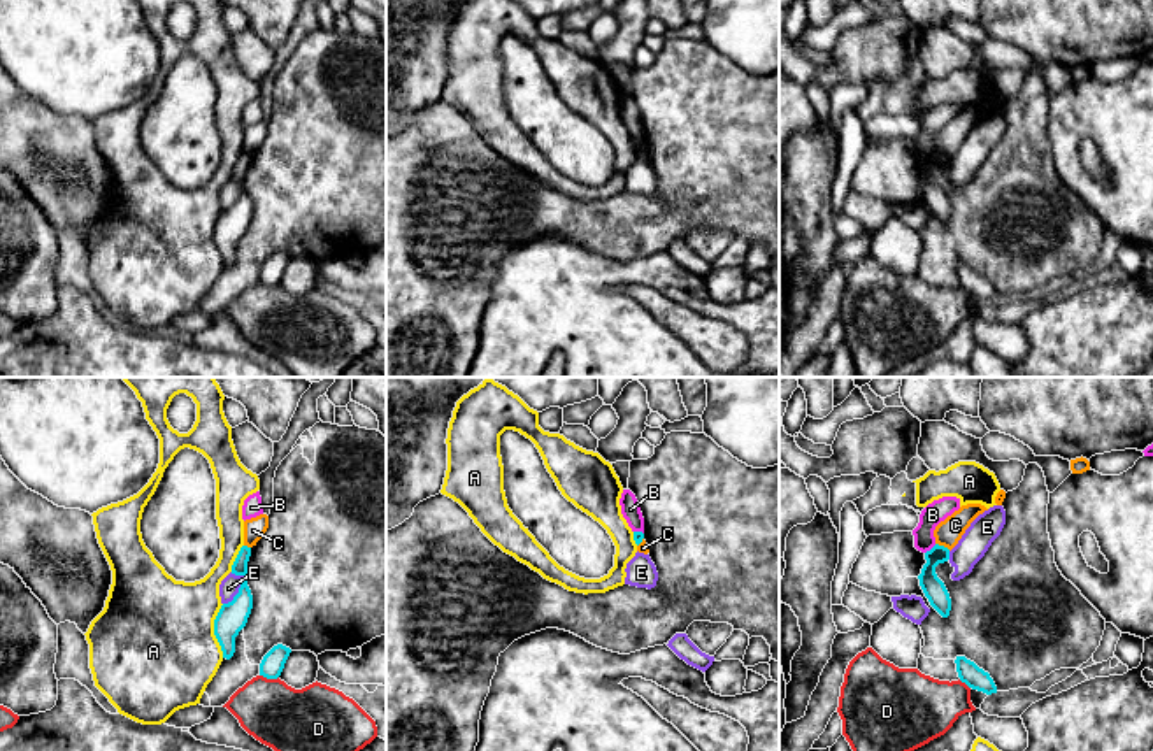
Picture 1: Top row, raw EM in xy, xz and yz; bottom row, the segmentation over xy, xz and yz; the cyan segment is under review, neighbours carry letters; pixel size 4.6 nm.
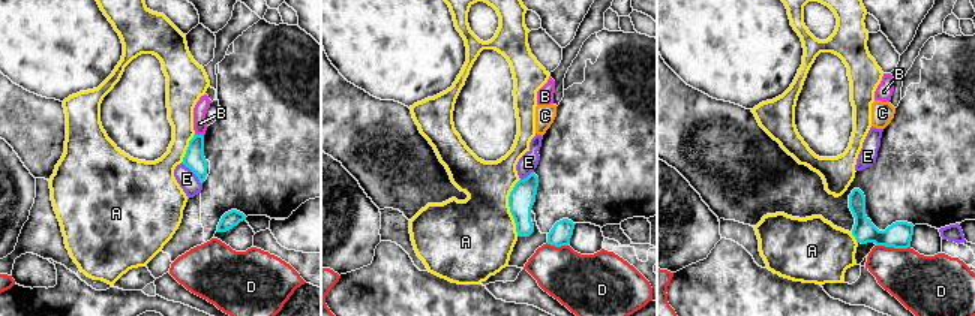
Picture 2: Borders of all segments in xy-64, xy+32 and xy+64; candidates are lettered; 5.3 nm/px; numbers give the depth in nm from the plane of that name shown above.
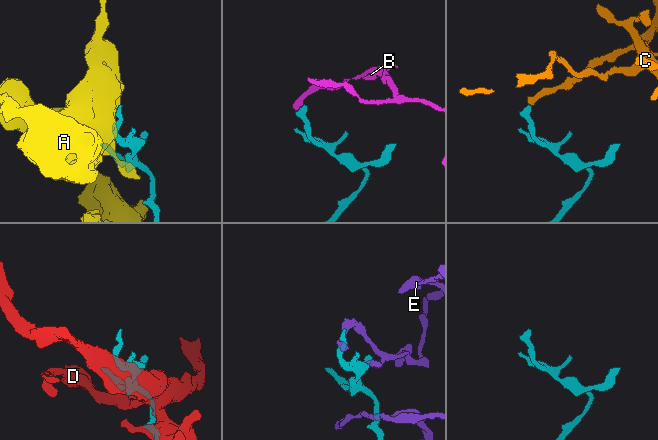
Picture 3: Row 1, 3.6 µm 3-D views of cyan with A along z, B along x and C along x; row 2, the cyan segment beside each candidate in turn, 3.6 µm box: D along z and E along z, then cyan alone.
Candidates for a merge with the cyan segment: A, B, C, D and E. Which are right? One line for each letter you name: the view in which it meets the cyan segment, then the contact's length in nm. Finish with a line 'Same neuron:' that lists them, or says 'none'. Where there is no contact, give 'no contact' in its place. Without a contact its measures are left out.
Same neuron: none

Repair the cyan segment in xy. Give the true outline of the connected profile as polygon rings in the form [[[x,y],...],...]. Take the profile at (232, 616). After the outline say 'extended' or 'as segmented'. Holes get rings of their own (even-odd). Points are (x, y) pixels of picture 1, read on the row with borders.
[[[247,579],[240,583],[239,593],[232,602],[223,604],[214,619],[214,635],[221,646],[223,658],[230,660],[235,653],[235,637],[246,626],[253,609],[253,595]]] | as segmented

